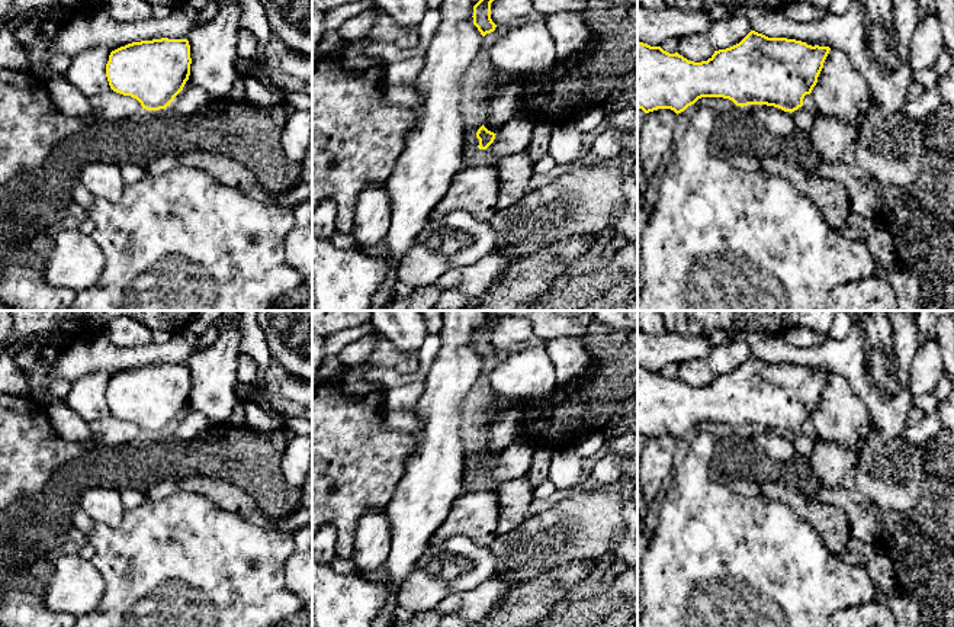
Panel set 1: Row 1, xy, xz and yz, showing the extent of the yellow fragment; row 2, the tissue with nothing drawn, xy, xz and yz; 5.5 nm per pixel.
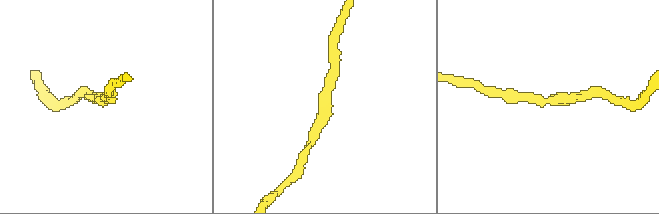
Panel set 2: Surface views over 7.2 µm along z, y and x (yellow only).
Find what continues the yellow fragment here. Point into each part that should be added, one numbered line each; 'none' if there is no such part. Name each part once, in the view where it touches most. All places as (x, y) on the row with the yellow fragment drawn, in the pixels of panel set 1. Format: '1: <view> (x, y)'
none

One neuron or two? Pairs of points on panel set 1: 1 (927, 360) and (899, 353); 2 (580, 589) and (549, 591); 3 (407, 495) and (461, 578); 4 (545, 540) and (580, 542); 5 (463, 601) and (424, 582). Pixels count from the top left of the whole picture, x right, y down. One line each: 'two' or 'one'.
1: two
2: two
3: two
4: one
5: two

